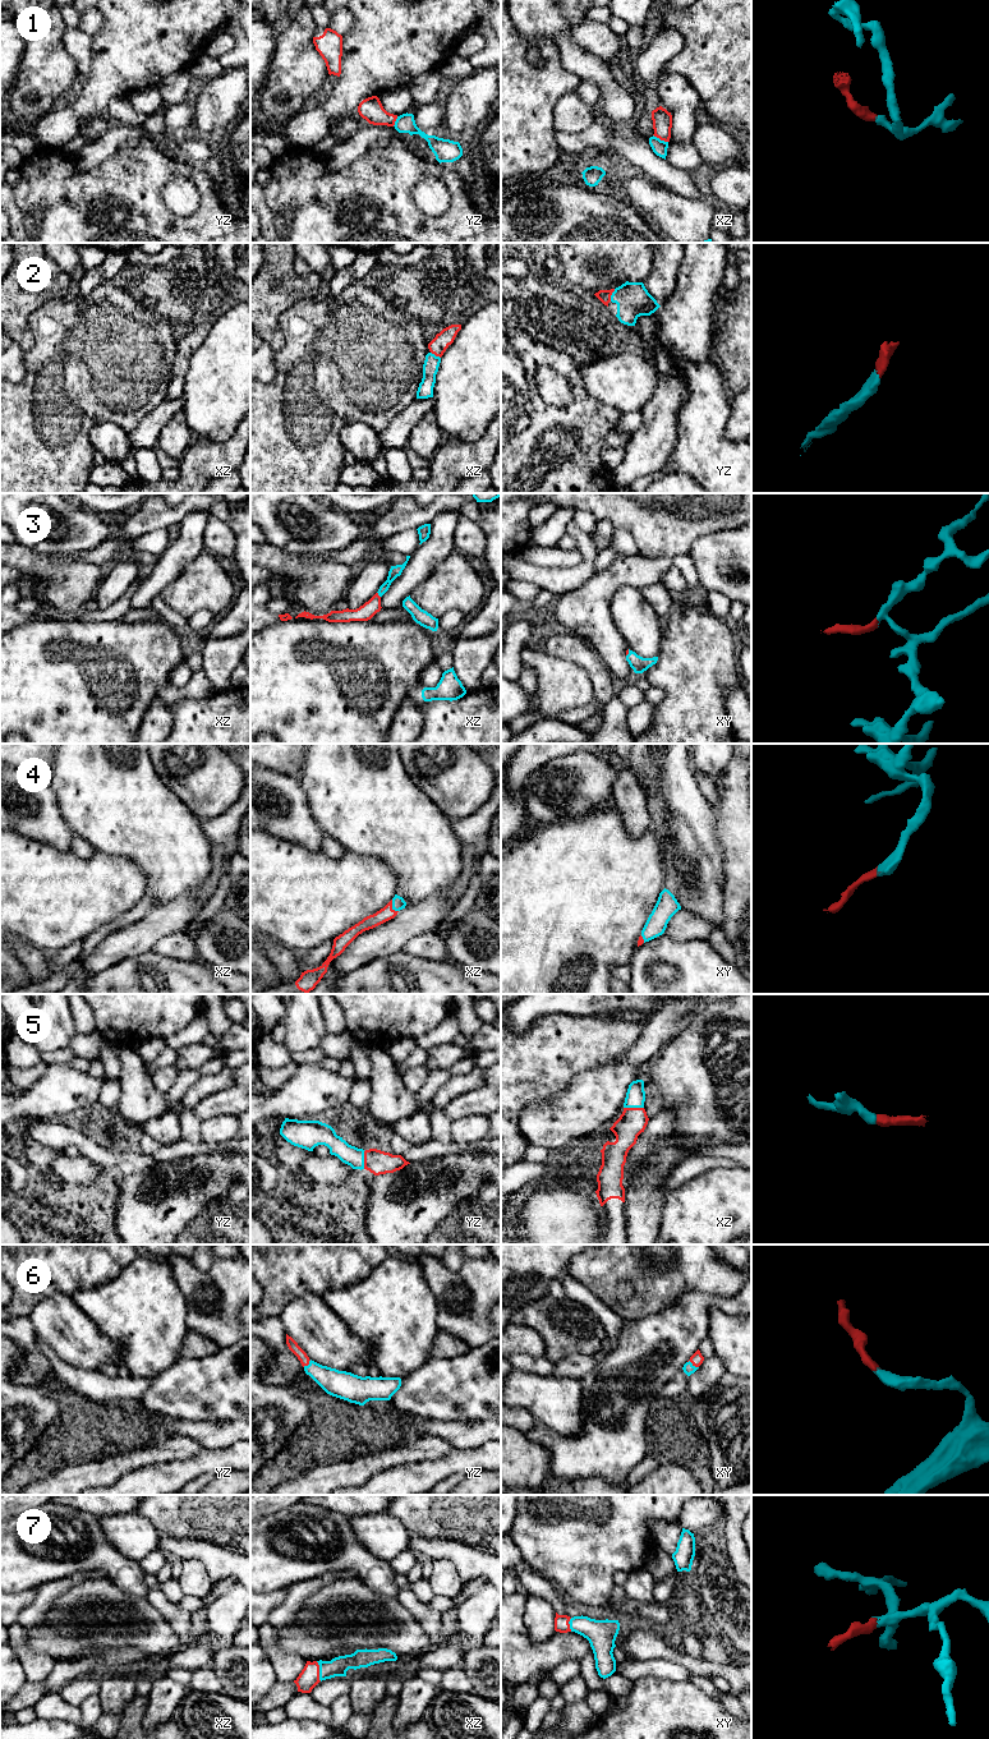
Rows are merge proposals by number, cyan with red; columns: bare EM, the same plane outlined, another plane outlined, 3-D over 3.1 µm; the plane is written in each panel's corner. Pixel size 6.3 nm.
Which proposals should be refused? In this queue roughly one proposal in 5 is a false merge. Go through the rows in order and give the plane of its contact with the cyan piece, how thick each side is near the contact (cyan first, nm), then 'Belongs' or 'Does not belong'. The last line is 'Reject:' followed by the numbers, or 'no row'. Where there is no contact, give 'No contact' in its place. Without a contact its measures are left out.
1: Touches cyan in xz. Thickness 100 nm (cyan) against 130 nm. Does not belong
2: Touches cyan in yz. Thickness 220 nm (cyan) against 80 nm. Belongs
3: Touches cyan in xz. Thickness 70 nm (cyan) against 100 nm. Belongs
4: Touches cyan in xz. Thickness 80 nm (cyan) against 90 nm. Belongs
5: Touches cyan in xz. Thickness 130 nm (cyan) against 170 nm. Belongs
6: Touches cyan in xy. Thickness 70 nm (cyan) against 80 nm. Belongs
7: Touches cyan in xz. Thickness 120 nm (cyan) against 130 nm. Belongs
Reject: 1

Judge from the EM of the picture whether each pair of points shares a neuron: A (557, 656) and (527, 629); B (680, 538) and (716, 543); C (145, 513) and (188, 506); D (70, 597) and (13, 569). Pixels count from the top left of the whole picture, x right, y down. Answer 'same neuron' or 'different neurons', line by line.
A: different neurons
B: different neurons
C: same neuron
D: same neuron

